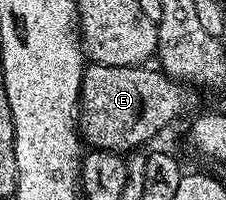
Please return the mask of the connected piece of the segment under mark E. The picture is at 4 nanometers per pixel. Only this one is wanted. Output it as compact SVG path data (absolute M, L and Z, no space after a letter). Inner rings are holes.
M99 62L87 65L83 69L80 133L87 147L96 150L110 150L120 155L137 151L145 142L152 141L165 126L172 125L185 110L193 108L195 94L193 89L187 88L179 79L169 78L162 73L161 69L146 69L150 68L145 65L105 66Z

